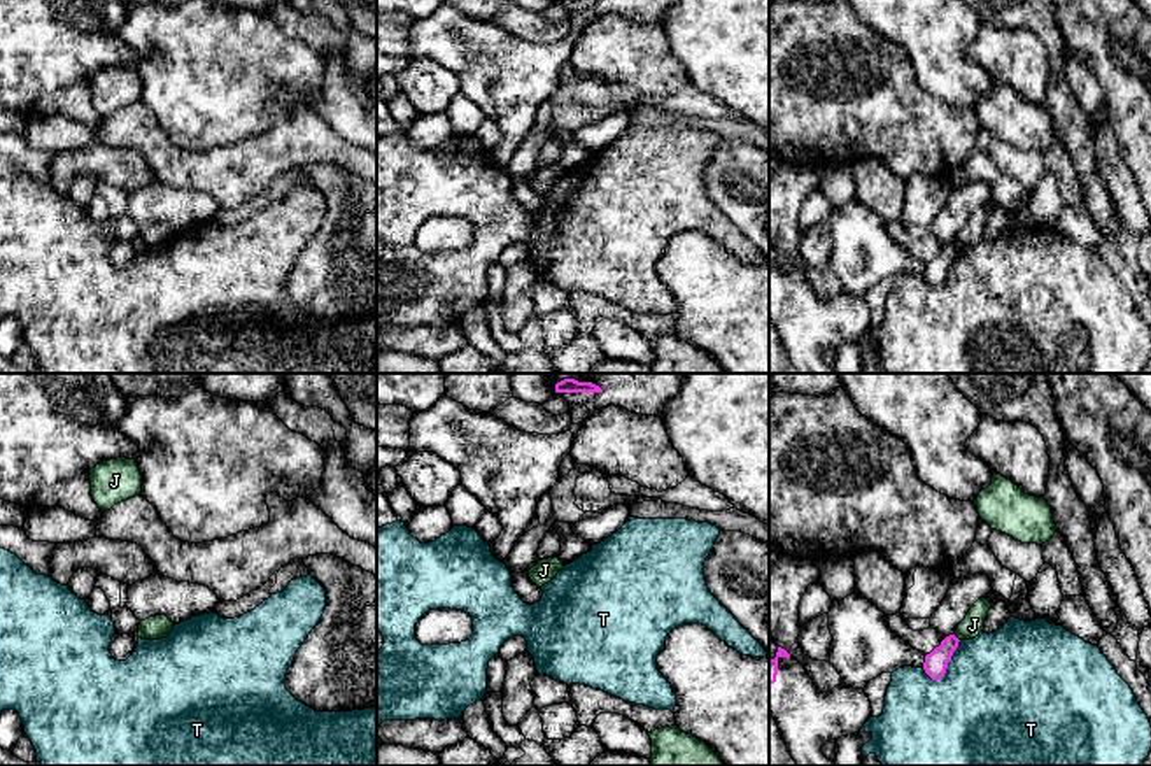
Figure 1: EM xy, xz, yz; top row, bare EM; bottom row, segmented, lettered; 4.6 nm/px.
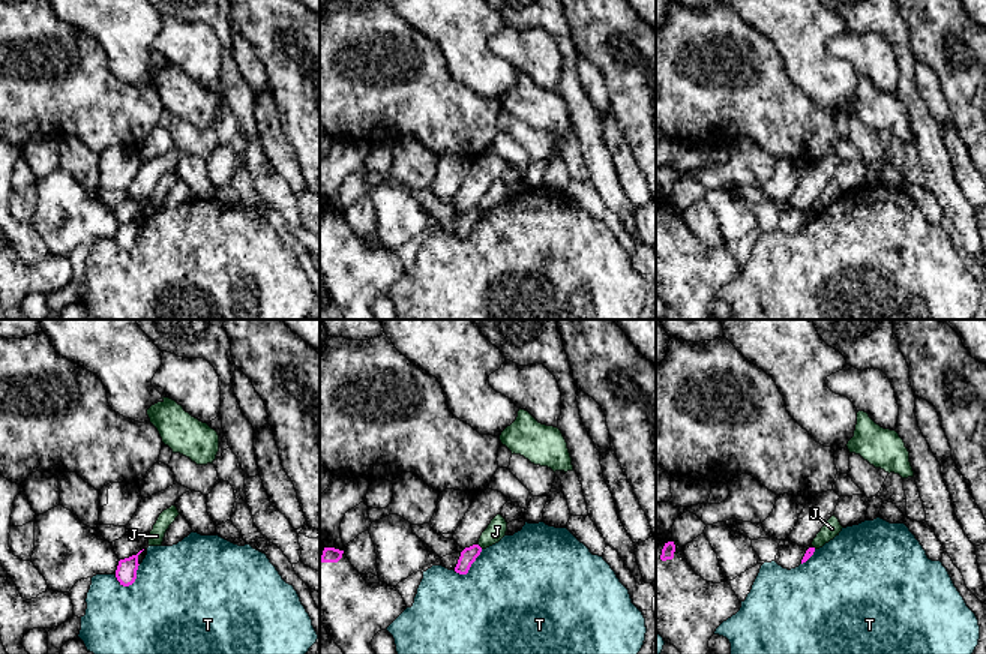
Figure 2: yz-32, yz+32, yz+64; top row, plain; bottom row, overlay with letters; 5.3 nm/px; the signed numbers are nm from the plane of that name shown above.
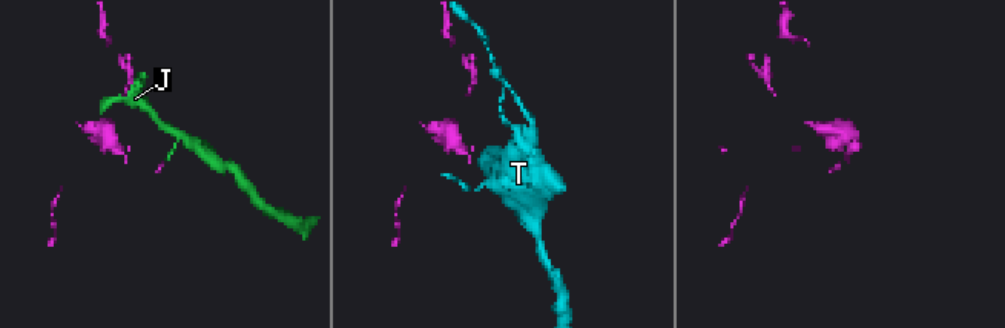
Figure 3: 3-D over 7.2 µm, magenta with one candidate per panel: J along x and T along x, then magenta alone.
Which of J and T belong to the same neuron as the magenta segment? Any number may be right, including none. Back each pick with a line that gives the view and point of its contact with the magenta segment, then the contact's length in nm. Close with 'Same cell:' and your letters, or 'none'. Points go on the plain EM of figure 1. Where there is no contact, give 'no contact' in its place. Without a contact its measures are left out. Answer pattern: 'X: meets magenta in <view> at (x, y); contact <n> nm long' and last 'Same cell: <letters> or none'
Same cell: none

